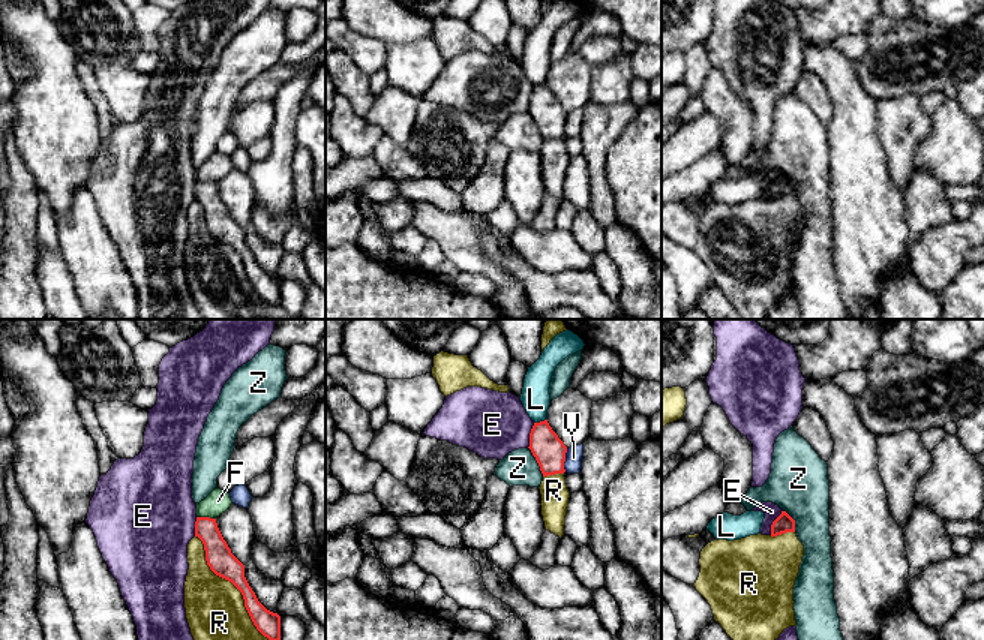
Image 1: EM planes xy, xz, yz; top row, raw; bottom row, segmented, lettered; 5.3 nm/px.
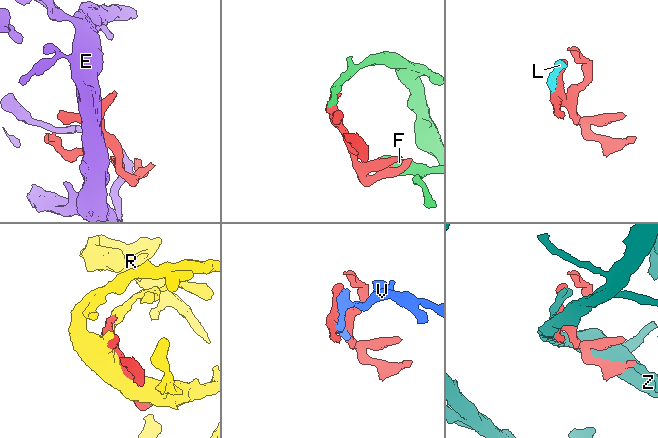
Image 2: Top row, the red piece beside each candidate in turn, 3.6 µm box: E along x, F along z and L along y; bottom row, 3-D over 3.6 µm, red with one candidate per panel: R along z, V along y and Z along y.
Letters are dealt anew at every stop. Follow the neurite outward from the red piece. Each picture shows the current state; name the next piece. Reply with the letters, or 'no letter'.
no letter

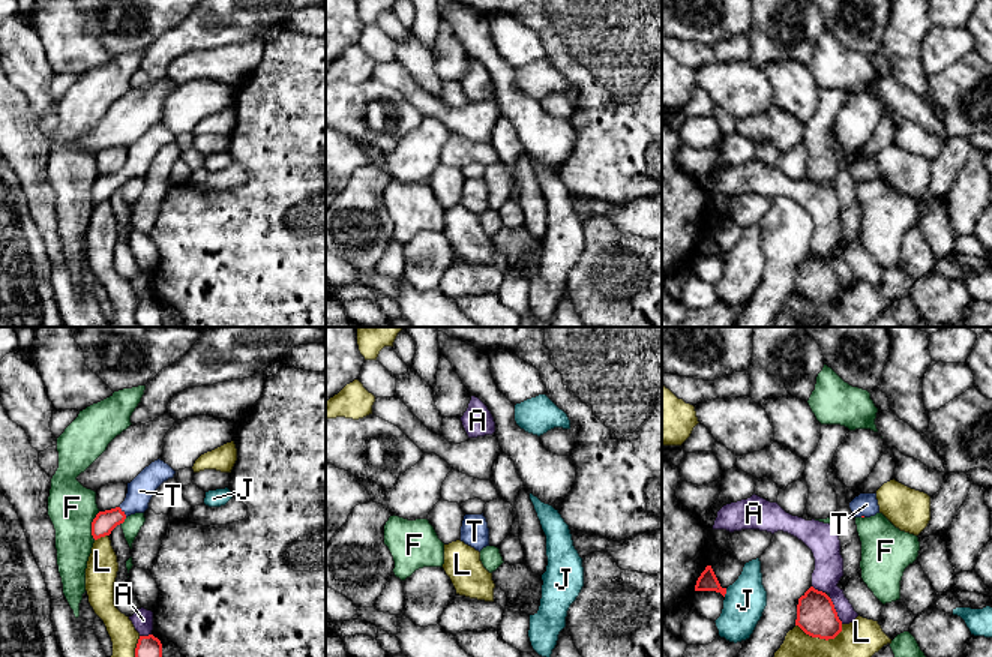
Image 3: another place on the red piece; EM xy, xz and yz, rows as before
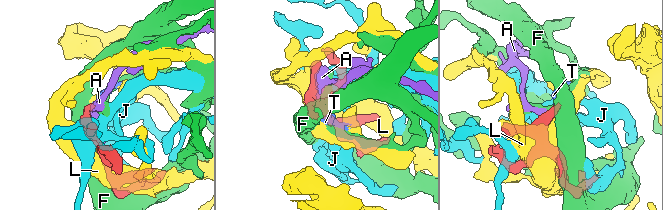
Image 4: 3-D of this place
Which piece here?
T

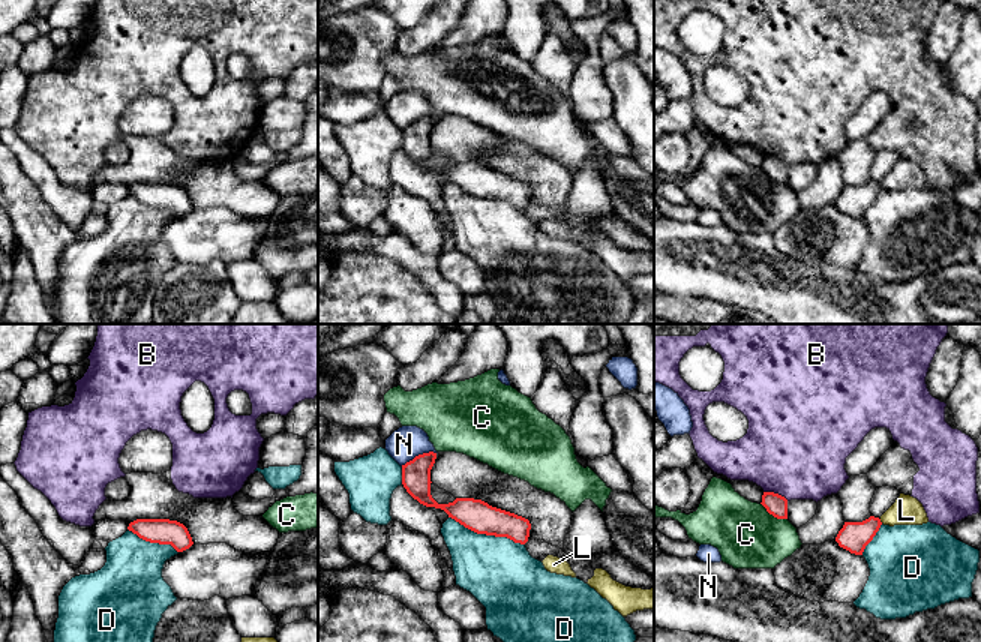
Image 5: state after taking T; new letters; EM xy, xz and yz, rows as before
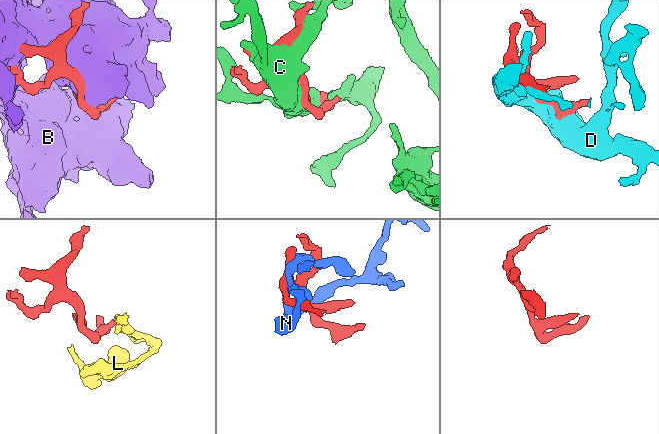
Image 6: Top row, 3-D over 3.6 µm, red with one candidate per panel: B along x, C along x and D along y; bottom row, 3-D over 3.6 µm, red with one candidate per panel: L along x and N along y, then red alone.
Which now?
no letter

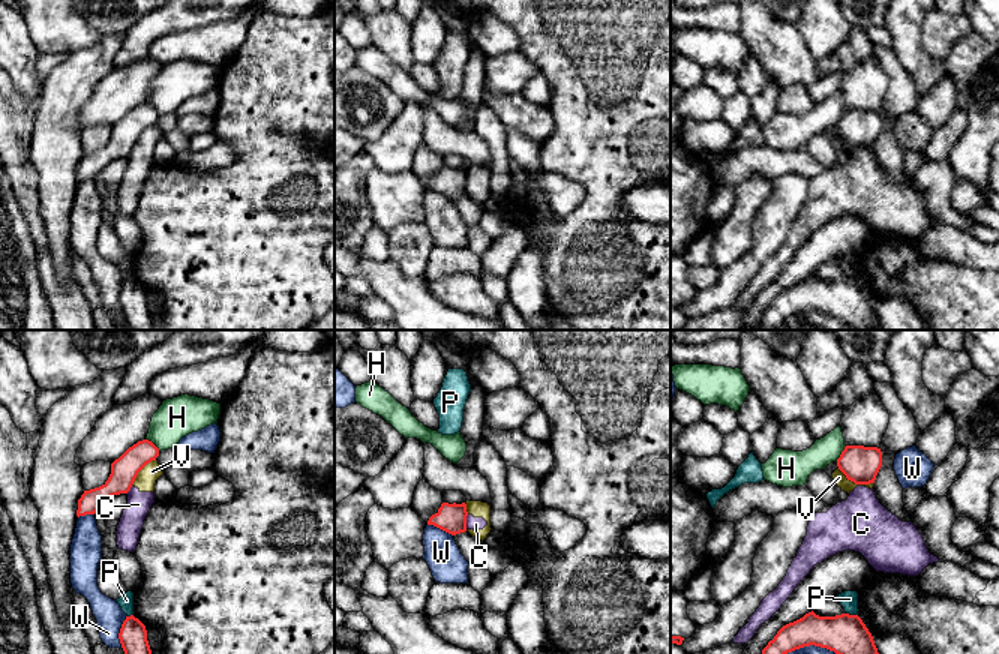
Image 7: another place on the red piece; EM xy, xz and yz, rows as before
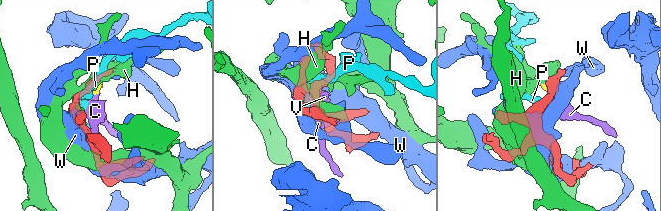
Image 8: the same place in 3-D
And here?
no letter

